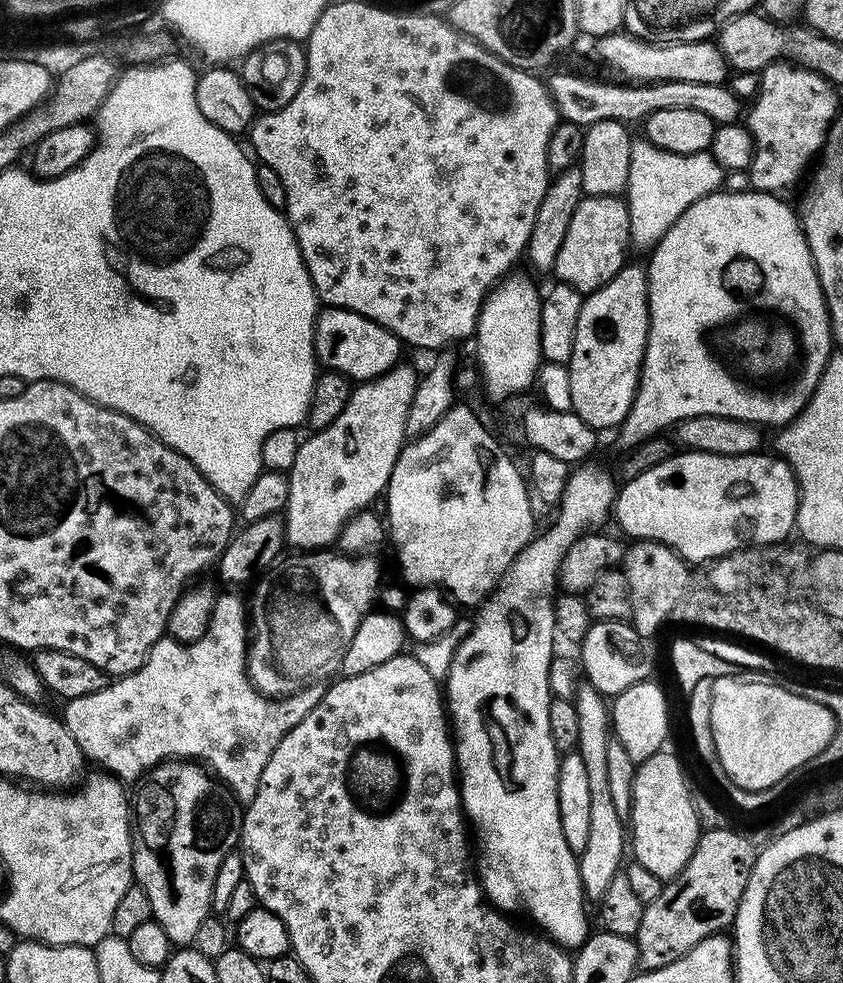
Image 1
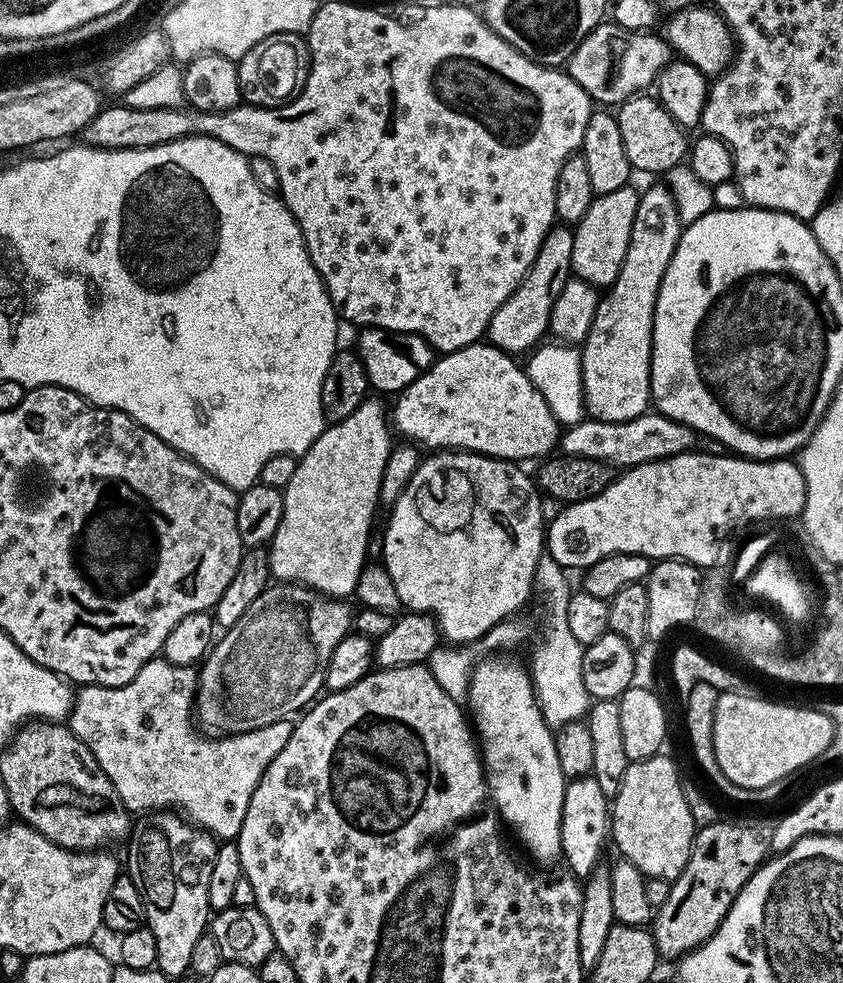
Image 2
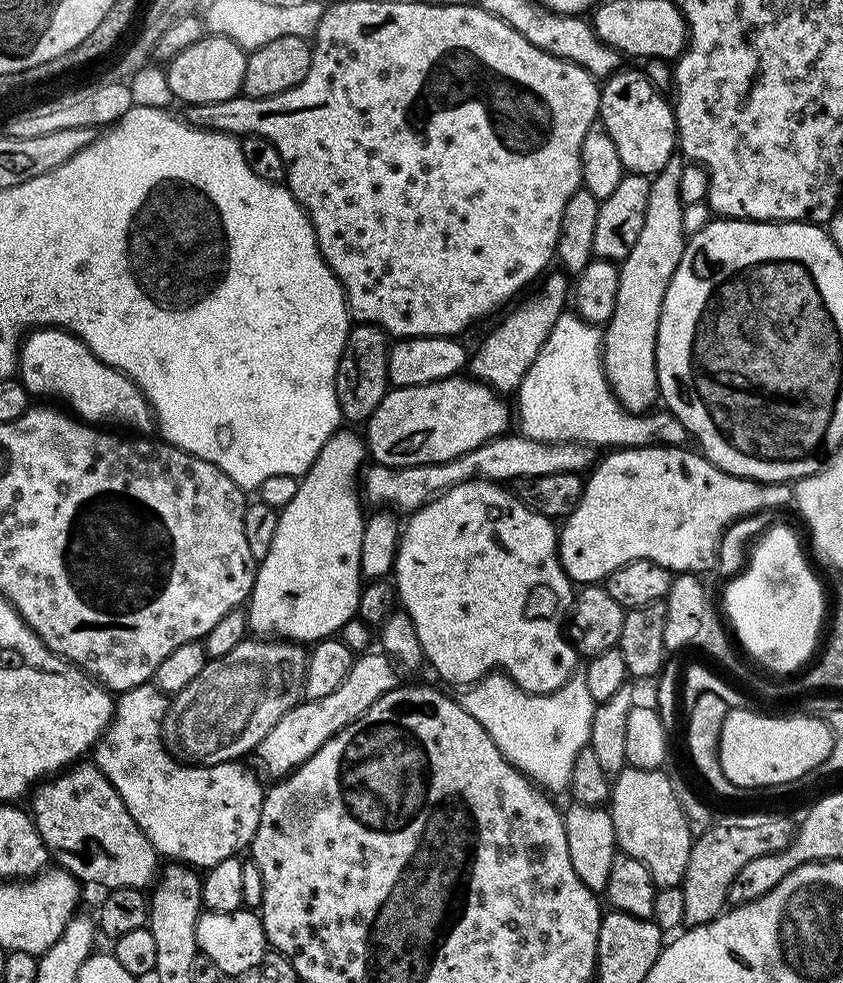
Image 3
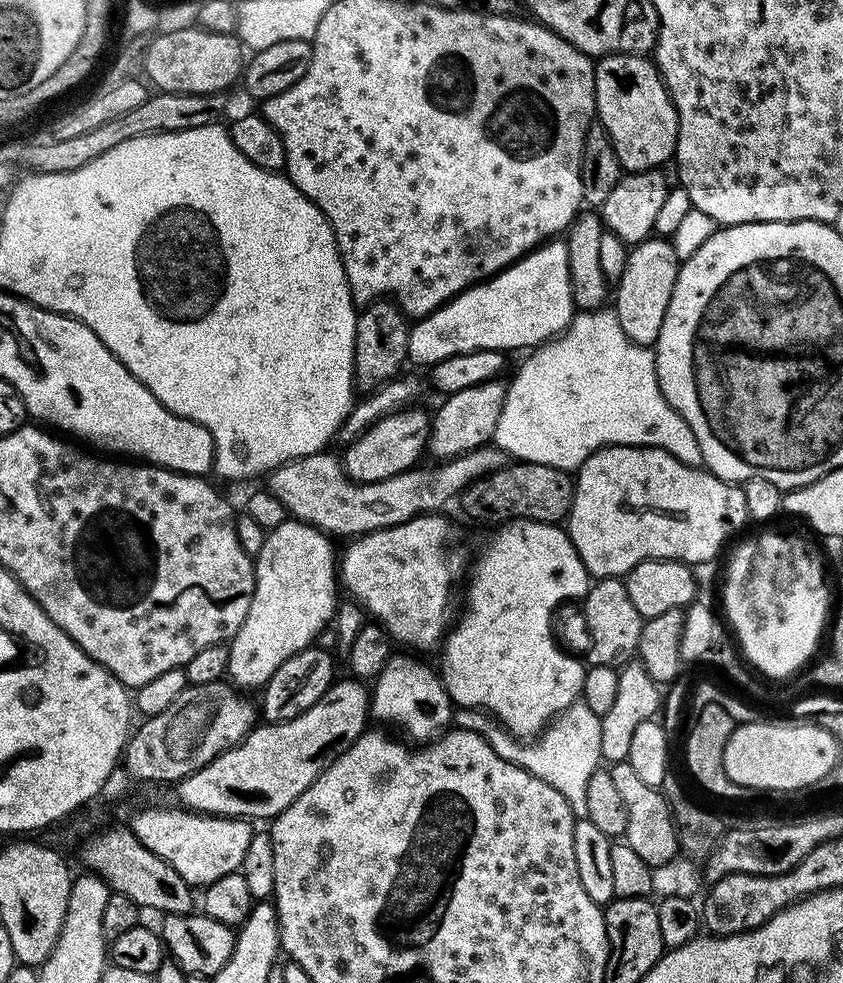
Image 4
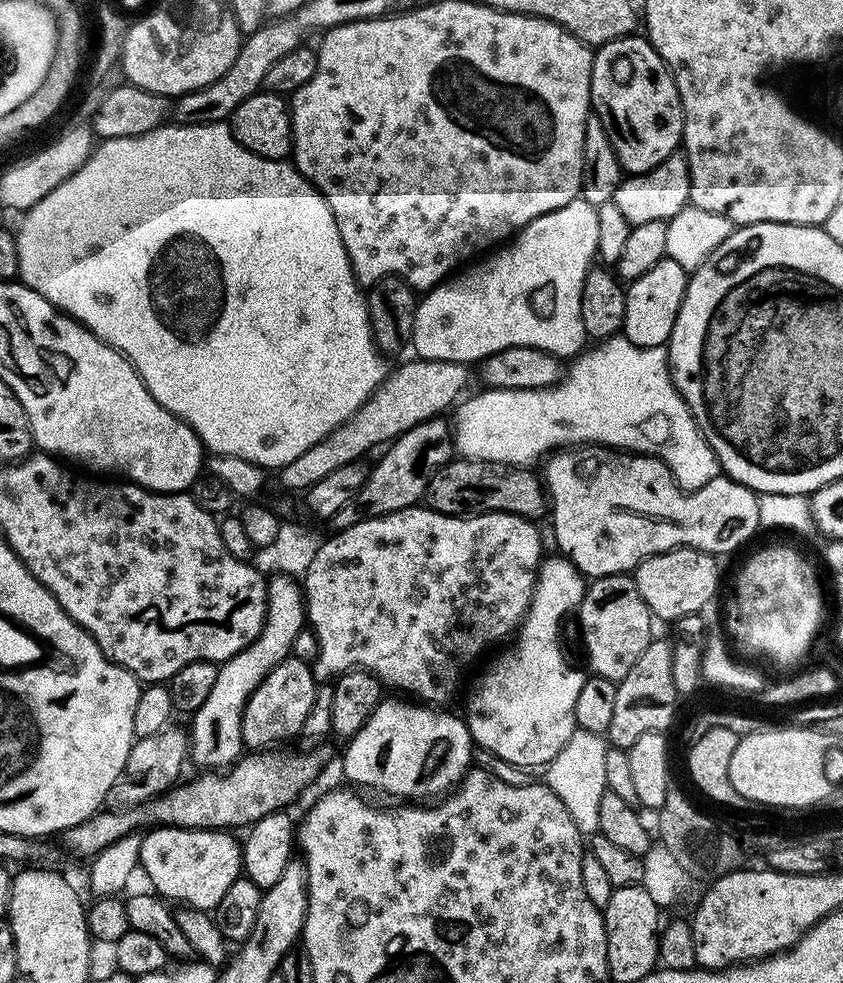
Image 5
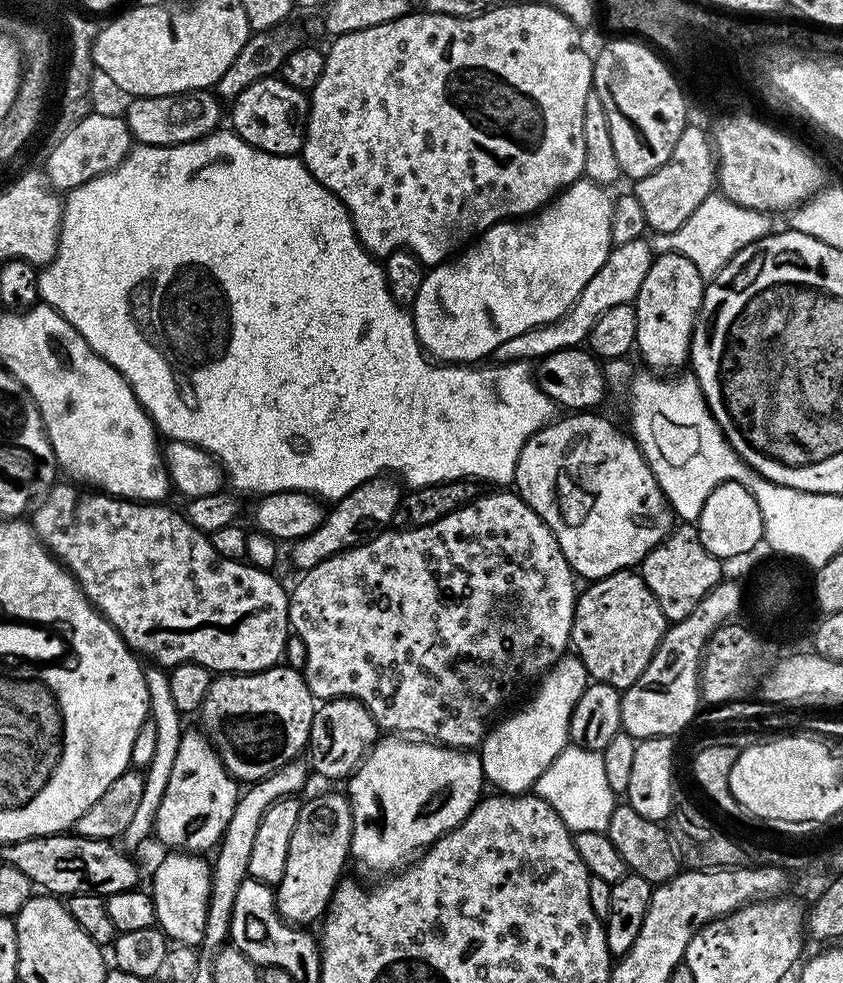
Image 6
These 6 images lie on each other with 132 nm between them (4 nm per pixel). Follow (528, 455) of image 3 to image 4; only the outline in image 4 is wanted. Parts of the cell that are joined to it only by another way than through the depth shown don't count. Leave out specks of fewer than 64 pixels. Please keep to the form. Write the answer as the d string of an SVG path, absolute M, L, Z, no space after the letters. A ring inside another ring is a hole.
M495 446L475 448L455 456L452 460L433 463L433 468L417 466L407 472L391 476L378 482L357 484L349 480L344 472L343 463L331 456L331 451L315 452L273 468L267 473L267 491L282 502L289 517L304 524L313 524L329 537L364 536L379 528L389 528L406 522L415 516L427 516L441 511L443 504L457 499L467 484L473 484L483 476L504 467L506 454Z

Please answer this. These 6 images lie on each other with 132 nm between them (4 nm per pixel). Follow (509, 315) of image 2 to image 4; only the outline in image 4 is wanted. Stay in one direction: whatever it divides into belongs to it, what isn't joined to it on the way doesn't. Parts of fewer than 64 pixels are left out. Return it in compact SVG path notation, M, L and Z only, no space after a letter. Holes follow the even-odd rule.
M497 378L487 380L478 386L470 386L466 390L458 390L451 393L440 404L440 409L430 416L430 427L428 430L427 455L437 461L452 460L455 456L483 448L496 435L498 418L502 414L504 399L508 393L505 381Z

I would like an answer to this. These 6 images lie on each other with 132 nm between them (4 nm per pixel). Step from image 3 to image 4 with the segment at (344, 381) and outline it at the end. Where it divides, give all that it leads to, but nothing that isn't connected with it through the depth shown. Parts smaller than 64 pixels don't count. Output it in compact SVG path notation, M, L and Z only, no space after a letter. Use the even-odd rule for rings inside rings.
M381 298L363 305L356 318L356 345L354 346L354 384L361 393L367 394L373 388L380 387L388 380L395 380L401 375L403 364L408 360L408 329L409 317L400 311L400 307L391 299Z

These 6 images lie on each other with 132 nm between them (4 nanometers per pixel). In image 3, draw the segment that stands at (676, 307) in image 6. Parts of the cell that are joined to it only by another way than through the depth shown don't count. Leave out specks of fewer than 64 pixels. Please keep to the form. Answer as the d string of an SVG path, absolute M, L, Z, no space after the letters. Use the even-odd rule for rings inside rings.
M673 154L670 162L661 172L651 177L650 202L646 202L646 222L642 222L642 230L638 233L638 242L634 242L634 250L619 265L618 302L614 302L614 314L602 332L602 363L604 374L616 400L627 410L644 414L658 400L658 385L656 382L656 335L658 322L662 314L662 302L666 298L666 290L670 286L670 278L674 278L674 270L678 270L678 262L682 262L686 233L684 231L684 204L678 194L678 178L682 174L685 157Z

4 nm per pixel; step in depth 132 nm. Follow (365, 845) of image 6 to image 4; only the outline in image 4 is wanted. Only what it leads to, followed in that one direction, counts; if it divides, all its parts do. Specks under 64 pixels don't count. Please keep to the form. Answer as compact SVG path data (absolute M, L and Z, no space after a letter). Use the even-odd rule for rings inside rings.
M392 654L388 657L388 660L385 662L385 668L381 670L380 673L376 676L374 679L374 683L371 685L370 688L370 712L373 717L376 716L378 719L381 720L382 723L384 724L397 724L398 727L401 728L402 731L405 732L406 735L409 736L410 739L412 740L420 740L416 742L431 742L437 737L441 735L449 727L450 721L452 719L452 714L454 711L454 705L450 697L448 697L448 691L444 689L444 681L441 679L441 677L438 675L437 669L435 667L432 668L428 664L423 664L422 661L420 660L415 660L420 659L417 658L415 655L412 654L404 654L408 656L397 656L397 654Z

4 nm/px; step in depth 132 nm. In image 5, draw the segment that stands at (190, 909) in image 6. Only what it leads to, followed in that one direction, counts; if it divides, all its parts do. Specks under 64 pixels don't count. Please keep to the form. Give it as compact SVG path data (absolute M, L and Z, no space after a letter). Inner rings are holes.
M153 827L143 833L140 841L139 867L148 875L155 895L168 902L177 900L175 903L185 908L197 908L200 912L211 913L218 906L218 902L222 902L230 886L234 886L234 882L242 876L242 844L231 835L231 831L210 828Z

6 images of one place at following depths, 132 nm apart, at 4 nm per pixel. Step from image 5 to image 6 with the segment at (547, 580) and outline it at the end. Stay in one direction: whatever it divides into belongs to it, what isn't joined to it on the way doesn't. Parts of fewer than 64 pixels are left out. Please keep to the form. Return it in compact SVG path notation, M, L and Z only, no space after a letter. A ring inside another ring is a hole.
M566 654L539 677L536 693L513 716L497 719L489 727L478 746L478 755L485 781L496 787L493 789L504 794L524 794L535 789L546 766L558 758L563 748L569 747L570 718L574 714L574 706L578 706L578 698L582 698L589 683L588 671L579 656Z

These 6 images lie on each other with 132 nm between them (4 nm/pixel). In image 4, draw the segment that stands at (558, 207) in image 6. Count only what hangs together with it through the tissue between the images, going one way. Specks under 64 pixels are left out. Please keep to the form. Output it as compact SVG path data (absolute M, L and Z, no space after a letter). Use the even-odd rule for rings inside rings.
M553 238L528 252L520 260L515 260L508 268L503 268L491 279L482 280L472 285L465 292L460 292L447 300L441 308L428 316L419 317L408 329L408 360L411 363L431 366L452 358L459 352L474 350L509 350L524 348L531 350L559 336L574 315L574 305L570 294L570 266L566 258L566 246L563 239Z

